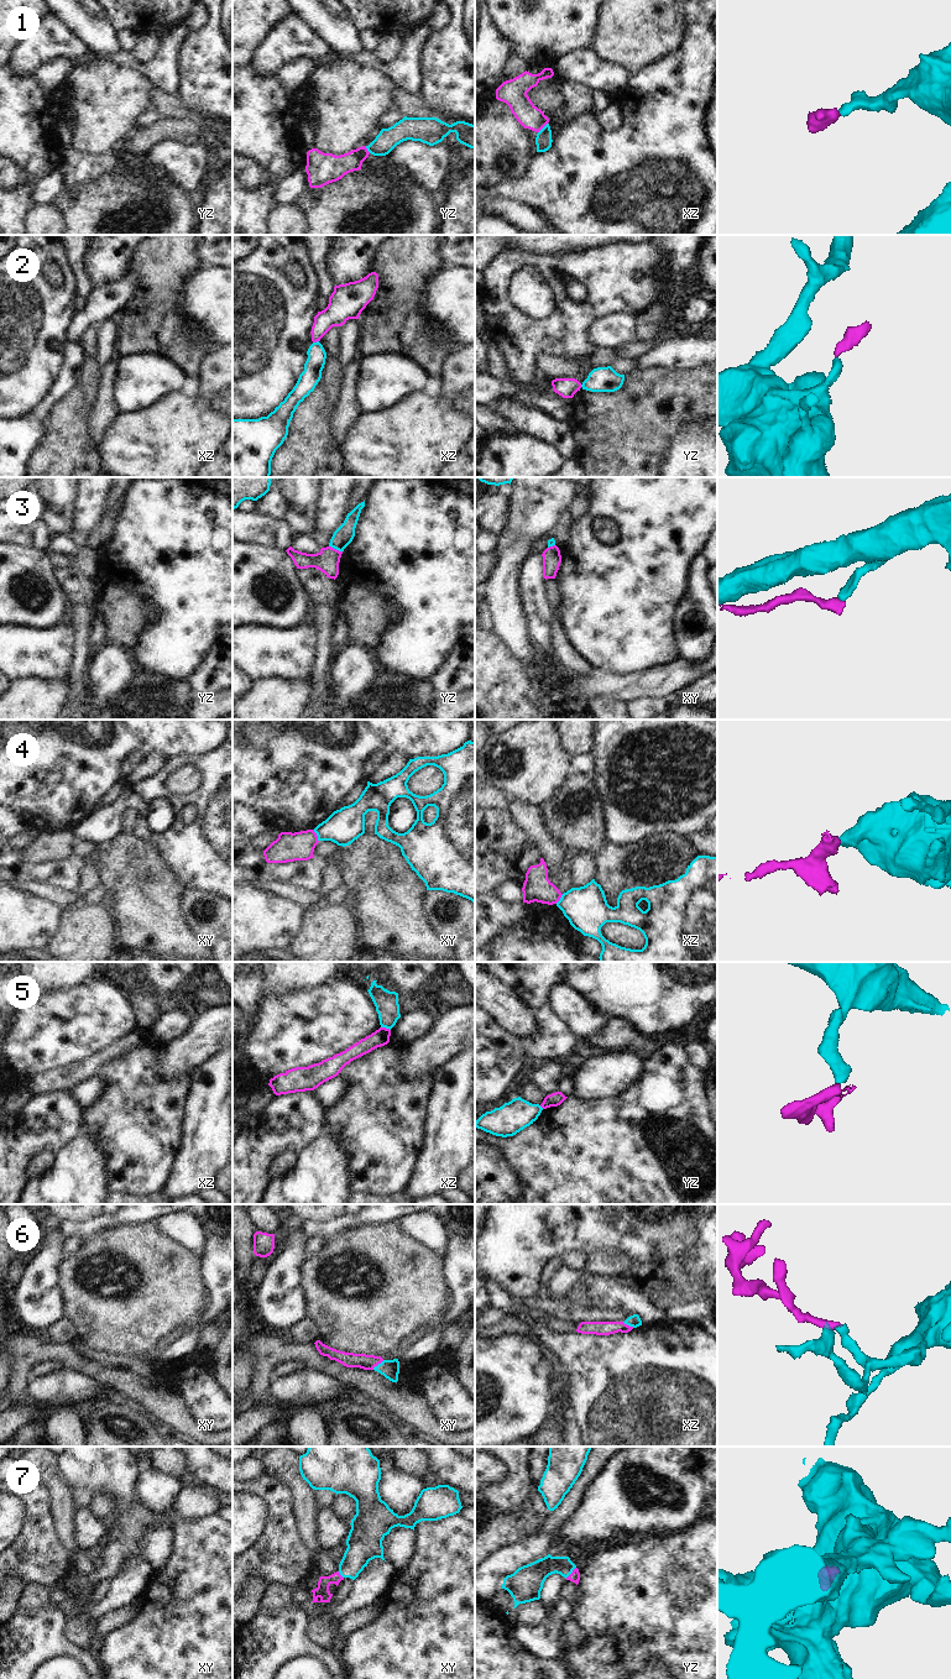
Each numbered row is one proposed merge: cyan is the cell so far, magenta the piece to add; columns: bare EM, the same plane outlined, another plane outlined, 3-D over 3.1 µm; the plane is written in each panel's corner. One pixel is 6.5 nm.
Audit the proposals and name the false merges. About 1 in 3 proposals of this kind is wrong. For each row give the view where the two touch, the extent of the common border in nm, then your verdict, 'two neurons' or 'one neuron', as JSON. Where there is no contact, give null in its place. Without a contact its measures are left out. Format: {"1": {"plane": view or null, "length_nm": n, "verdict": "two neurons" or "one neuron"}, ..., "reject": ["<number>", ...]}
{"1": {"plane": "xz", "length_nm": 90, "verdict": "one neuron"}, "2": {"plane": "xz", "length_nm": 40, "verdict": "two neurons"}, "3": {"plane": "yz", "length_nm": 100, "verdict": "two neurons"}, "4": {"plane": "xy", "length_nm": 90, "verdict": "two neurons"}, "5": {"plane": "xz", "length_nm": 70, "verdict": "two neurons"}, "6": {"plane": "xy", "length_nm": 100, "verdict": "one neuron"}, "7": {"plane": "yz", "length_nm": 100, "verdict": "one neuron"}, "reject": ["2", "3", "4", "5"]}

